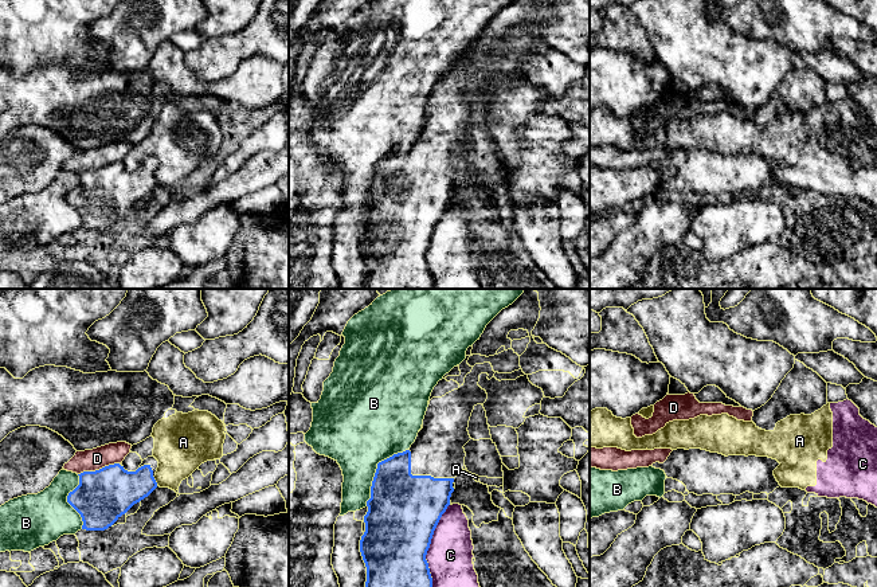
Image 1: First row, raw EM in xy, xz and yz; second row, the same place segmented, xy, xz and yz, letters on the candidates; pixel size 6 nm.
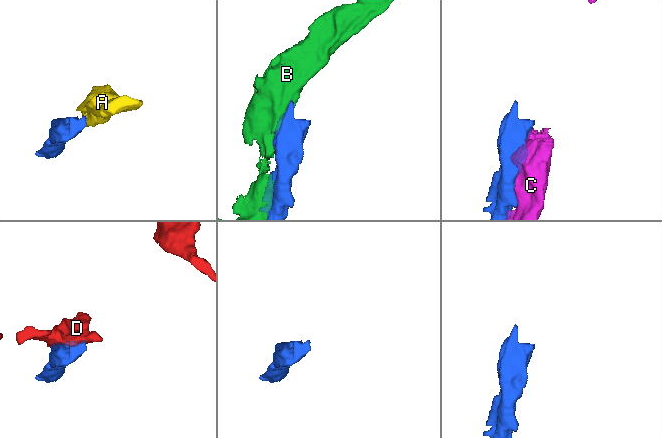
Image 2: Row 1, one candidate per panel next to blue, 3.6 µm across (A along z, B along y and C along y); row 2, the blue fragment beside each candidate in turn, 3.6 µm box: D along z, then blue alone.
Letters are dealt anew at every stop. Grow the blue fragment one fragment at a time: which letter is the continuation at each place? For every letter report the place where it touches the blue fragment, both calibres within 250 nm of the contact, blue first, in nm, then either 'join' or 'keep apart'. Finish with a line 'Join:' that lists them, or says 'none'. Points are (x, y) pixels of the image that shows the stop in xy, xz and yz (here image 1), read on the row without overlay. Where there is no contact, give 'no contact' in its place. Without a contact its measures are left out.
A: contact xy (155, 180); calibres 280 and 300 nm; keep apart
B: contact xz (376, 169); calibres 380 and 420 nm; keep apart
C: contact xz (429, 246); calibres 420 and 280 nm; keep apart
D: contact xy (100, 168); calibres 320 and 130 nm; keep apart
Join: none

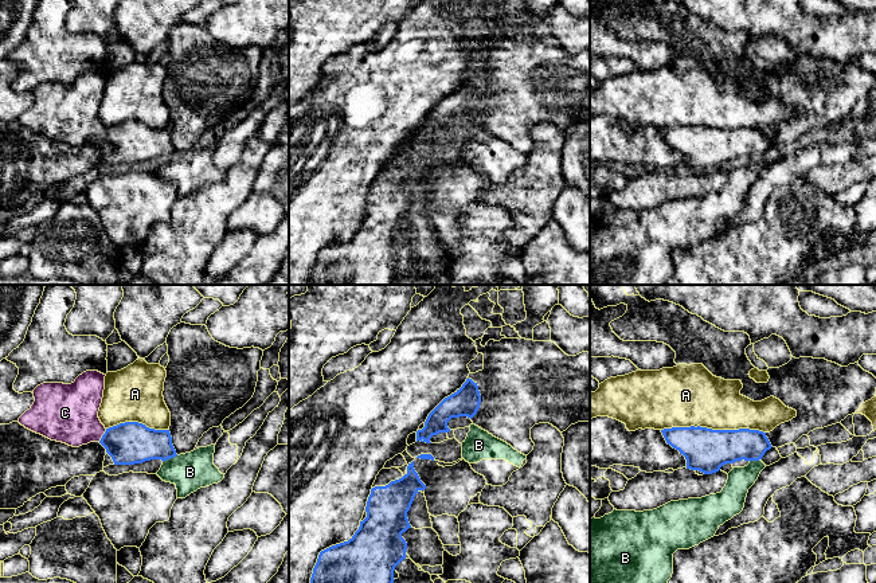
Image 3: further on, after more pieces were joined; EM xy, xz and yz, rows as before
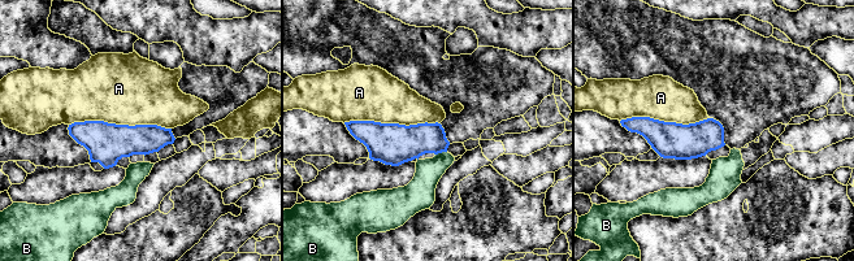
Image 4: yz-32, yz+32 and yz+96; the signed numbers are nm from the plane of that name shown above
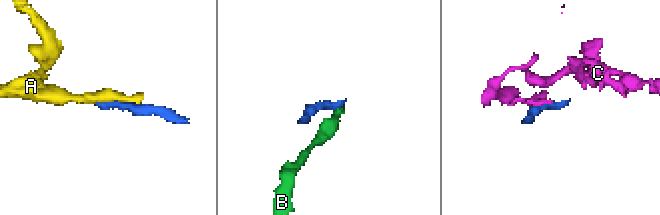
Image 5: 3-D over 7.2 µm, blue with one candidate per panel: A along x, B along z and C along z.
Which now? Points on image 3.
A: contact yz (714, 129); calibres 260 and 360 nm; keep apart
B: contact xy (169, 156); calibres 260 and 220 nm; keep apart
C: contact xy (102, 135); calibres 260 and 360 nm; keep apart
Join: none

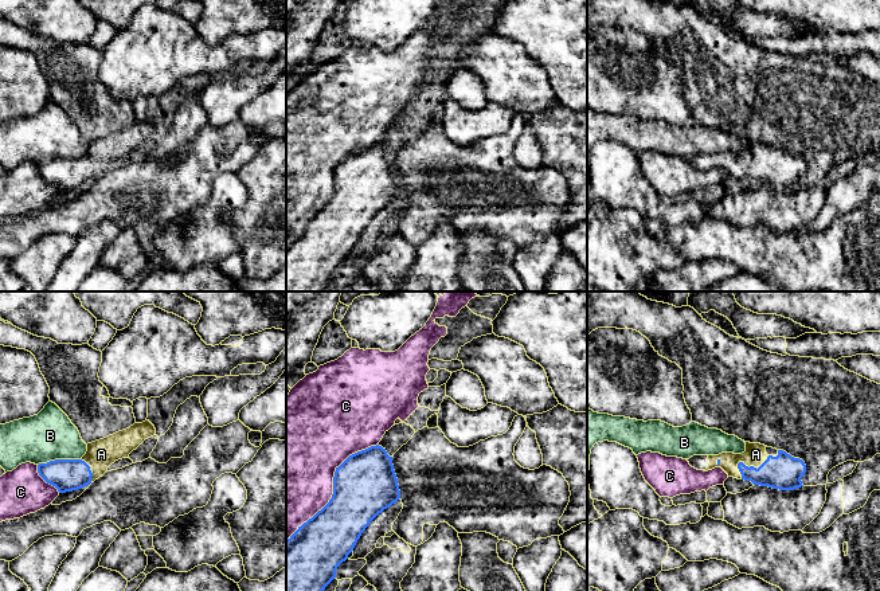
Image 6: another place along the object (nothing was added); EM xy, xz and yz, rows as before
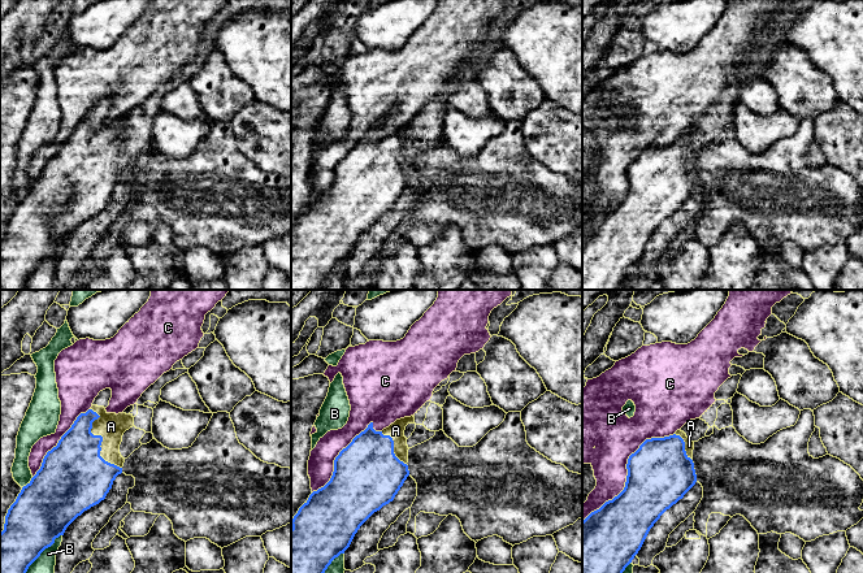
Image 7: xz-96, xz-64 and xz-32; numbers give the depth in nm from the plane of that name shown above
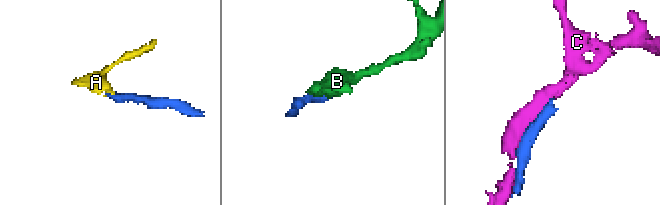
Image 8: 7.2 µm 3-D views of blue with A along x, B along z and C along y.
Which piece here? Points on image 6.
A: contact yz (746, 165); calibres 220 and 130 nm; join
B: contact xy (58, 159); calibres 190 and 300 nm; keep apart
C: contact xz (333, 184); calibres 380 and 480 nm; keep apart
Join: A

